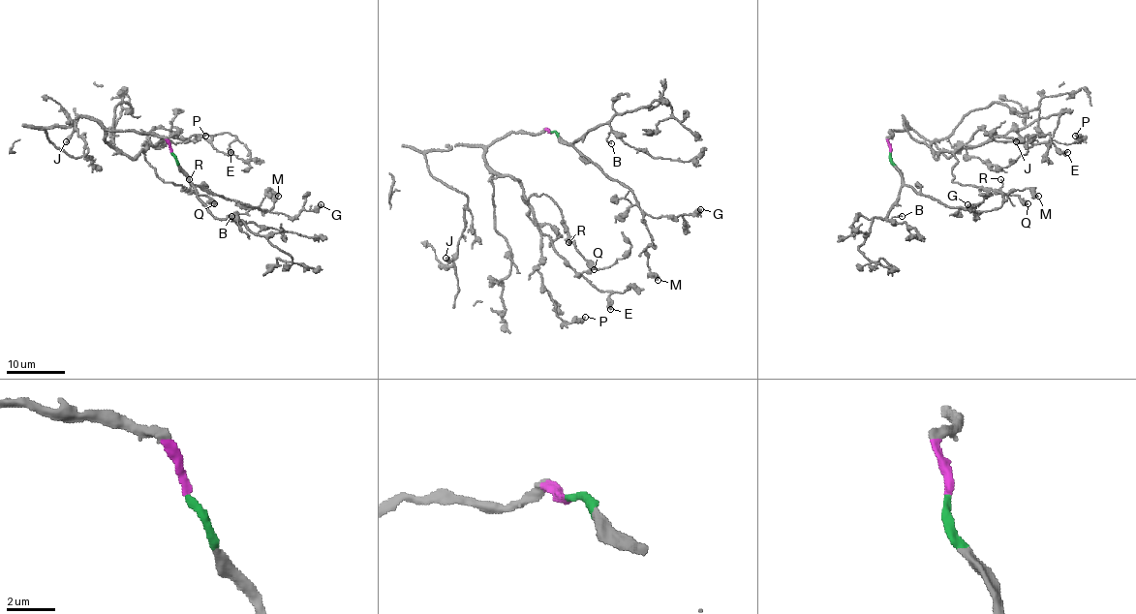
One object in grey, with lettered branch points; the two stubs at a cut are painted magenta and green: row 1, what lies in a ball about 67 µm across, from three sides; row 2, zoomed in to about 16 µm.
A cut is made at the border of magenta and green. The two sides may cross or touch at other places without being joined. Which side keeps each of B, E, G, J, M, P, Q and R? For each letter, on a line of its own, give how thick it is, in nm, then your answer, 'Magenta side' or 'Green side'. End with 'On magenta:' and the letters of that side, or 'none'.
B: Thickness 140 nm. Green side
E: Thickness 480 nm. Magenta side
G: Thickness 400 nm. Green side
J: Thickness 400 nm. Magenta side
M: Thickness 480 nm. Green side
P: Thickness 400 nm. Magenta side
Q: Thickness 500 nm. Magenta side
R: Thickness 170 nm. Magenta side
On magenta: E, J, P, Q, R

